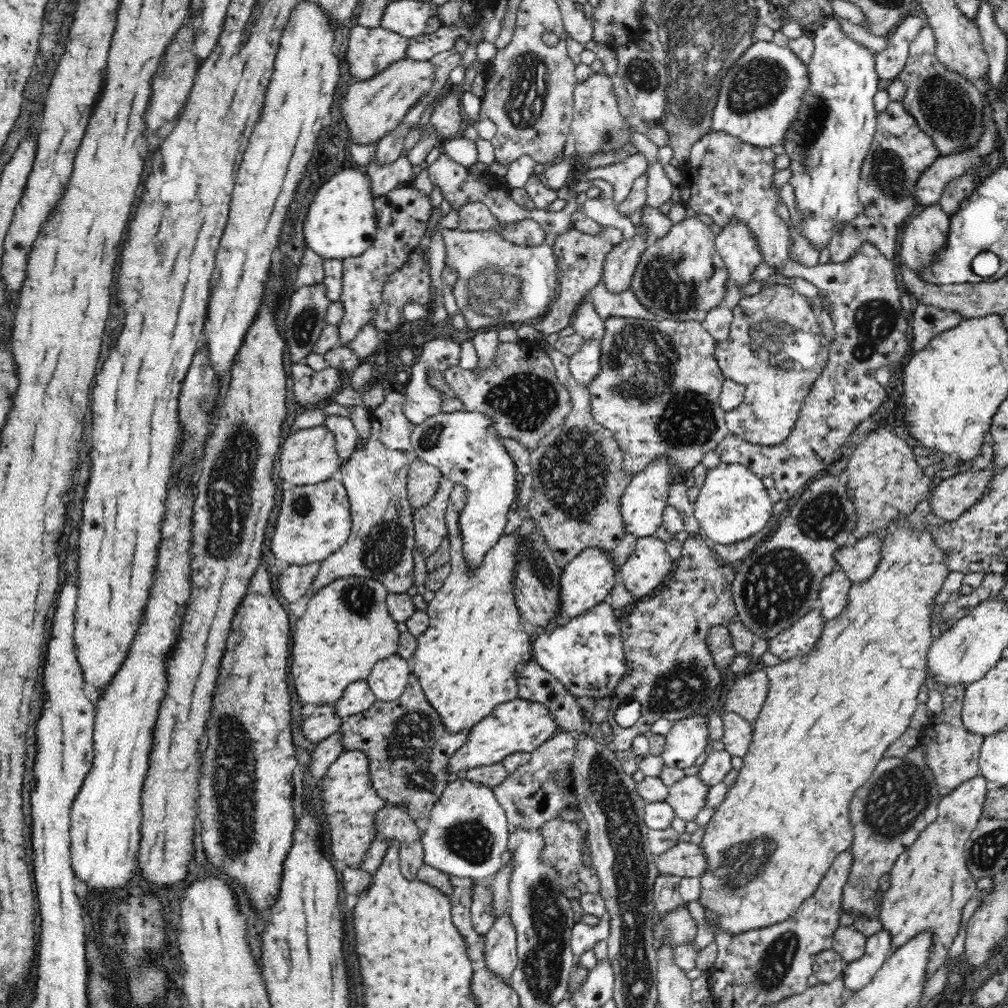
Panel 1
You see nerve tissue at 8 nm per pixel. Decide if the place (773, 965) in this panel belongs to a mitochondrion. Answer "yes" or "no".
yes

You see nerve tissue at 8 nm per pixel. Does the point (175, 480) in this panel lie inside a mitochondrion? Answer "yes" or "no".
no

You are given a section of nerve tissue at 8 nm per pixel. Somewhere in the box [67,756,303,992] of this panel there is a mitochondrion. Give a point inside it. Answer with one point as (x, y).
(118, 930)

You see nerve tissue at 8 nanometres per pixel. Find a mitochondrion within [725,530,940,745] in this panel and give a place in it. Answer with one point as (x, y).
(776, 586)

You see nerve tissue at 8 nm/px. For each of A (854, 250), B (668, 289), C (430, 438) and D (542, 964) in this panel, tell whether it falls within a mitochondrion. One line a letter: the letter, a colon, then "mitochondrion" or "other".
A: other
B: mitochondrion
C: mitochondrion
D: mitochondrion

